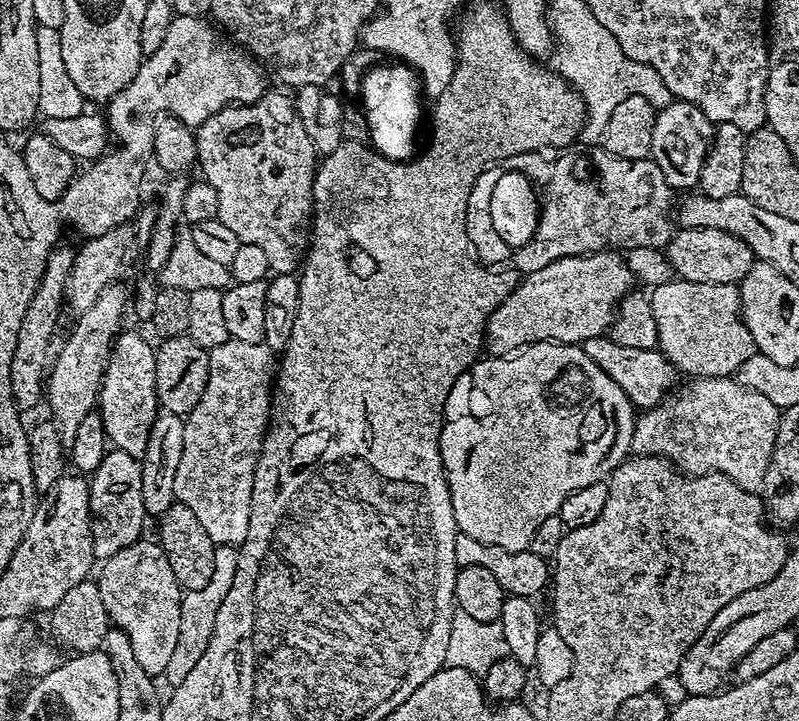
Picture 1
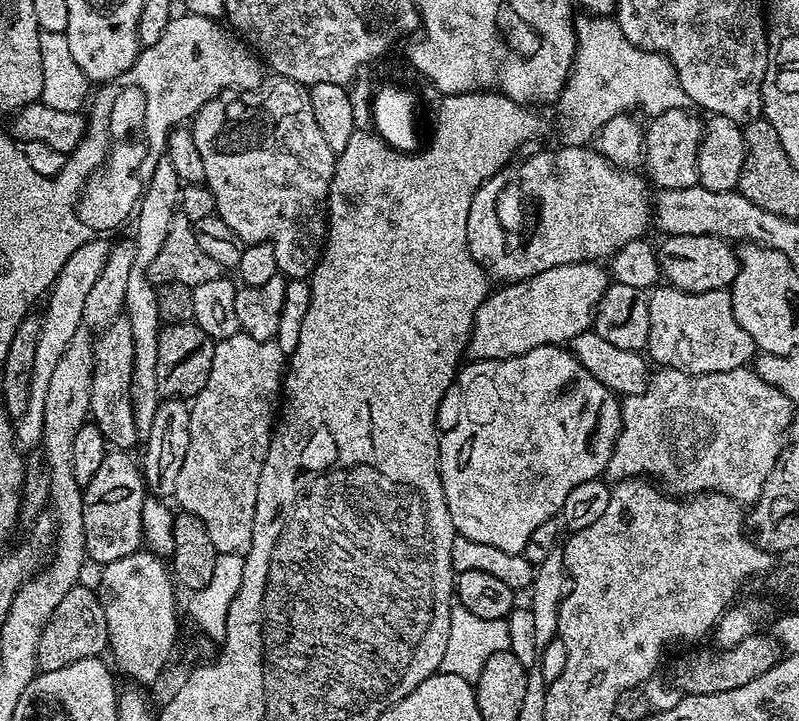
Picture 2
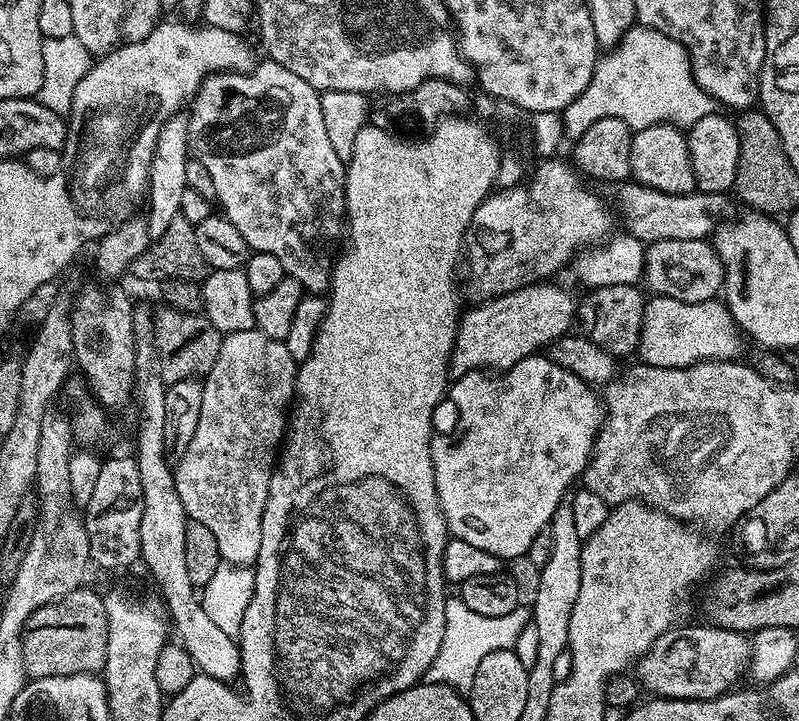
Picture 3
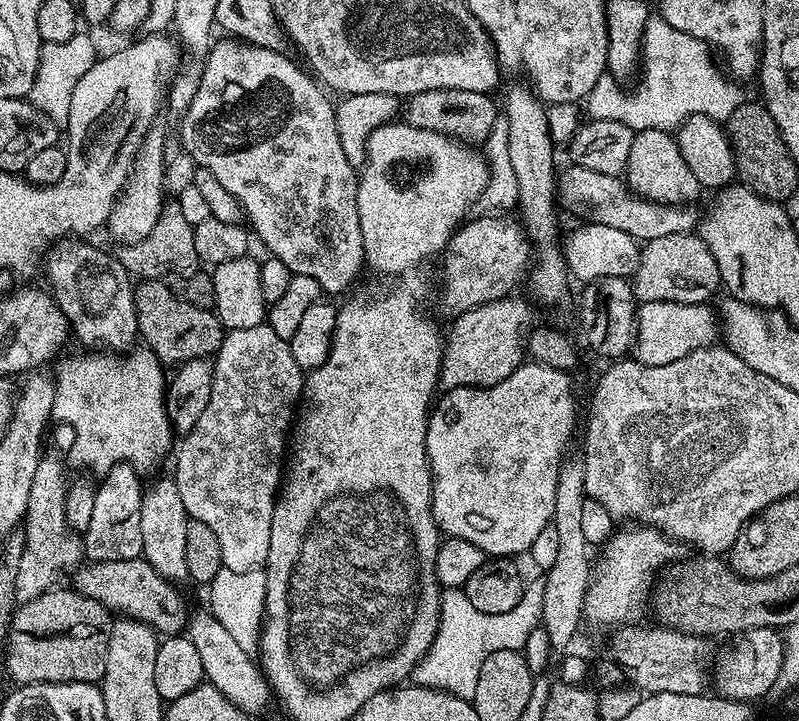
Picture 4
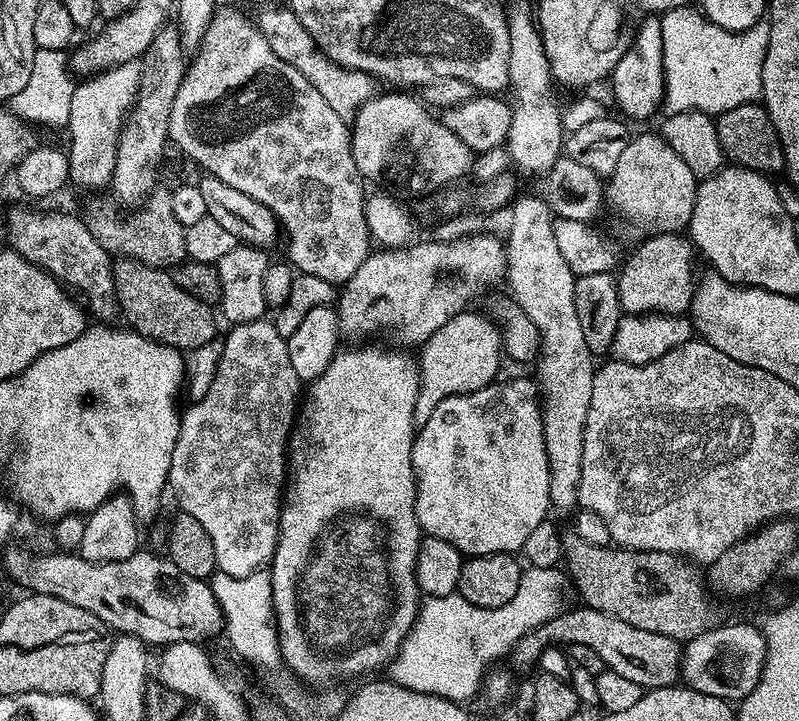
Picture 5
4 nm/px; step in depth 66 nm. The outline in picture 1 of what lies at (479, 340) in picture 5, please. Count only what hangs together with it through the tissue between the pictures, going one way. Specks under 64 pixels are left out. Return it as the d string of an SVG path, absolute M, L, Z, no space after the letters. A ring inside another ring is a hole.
M605 250L600 252L591 252L584 256L558 258L557 261L550 262L549 265L533 268L528 272L529 276L517 283L515 290L496 307L494 314L488 318L488 332L490 333L490 348L496 354L511 354L525 348L528 344L534 342L546 342L547 340L556 340L560 344L578 344L583 345L584 341L594 338L595 336L603 336L612 327L612 321L616 318L616 309L619 308L621 300L627 292L633 291L634 277L631 269L628 268L628 261L623 255L616 250Z

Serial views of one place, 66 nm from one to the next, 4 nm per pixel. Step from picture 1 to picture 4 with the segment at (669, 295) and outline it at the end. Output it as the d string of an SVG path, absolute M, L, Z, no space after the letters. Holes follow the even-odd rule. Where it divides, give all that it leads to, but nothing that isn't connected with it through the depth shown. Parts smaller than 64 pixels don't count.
M643 302L636 310L636 342L631 355L646 366L666 366L666 362L676 362L699 348L715 345L718 340L718 316L711 312L708 304L683 304L682 302Z

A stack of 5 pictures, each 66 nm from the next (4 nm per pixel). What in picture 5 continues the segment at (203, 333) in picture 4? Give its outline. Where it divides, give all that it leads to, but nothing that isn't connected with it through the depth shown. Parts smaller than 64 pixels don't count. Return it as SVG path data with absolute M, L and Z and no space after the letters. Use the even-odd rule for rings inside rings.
M120 258L112 265L112 277L116 283L117 301L122 305L122 316L124 312L125 318L132 323L129 324L131 331L181 350L204 347L216 340L213 309L178 286L171 271Z

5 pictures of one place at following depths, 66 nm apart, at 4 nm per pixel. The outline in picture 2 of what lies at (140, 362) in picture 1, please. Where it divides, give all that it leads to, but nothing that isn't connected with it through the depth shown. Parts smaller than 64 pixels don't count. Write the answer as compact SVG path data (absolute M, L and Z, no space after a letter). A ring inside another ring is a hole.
M117 318L95 337L94 370L90 390L91 423L102 430L104 439L116 450L132 450L138 444L134 410L131 404L131 374L134 370L134 339L131 337L130 322Z

